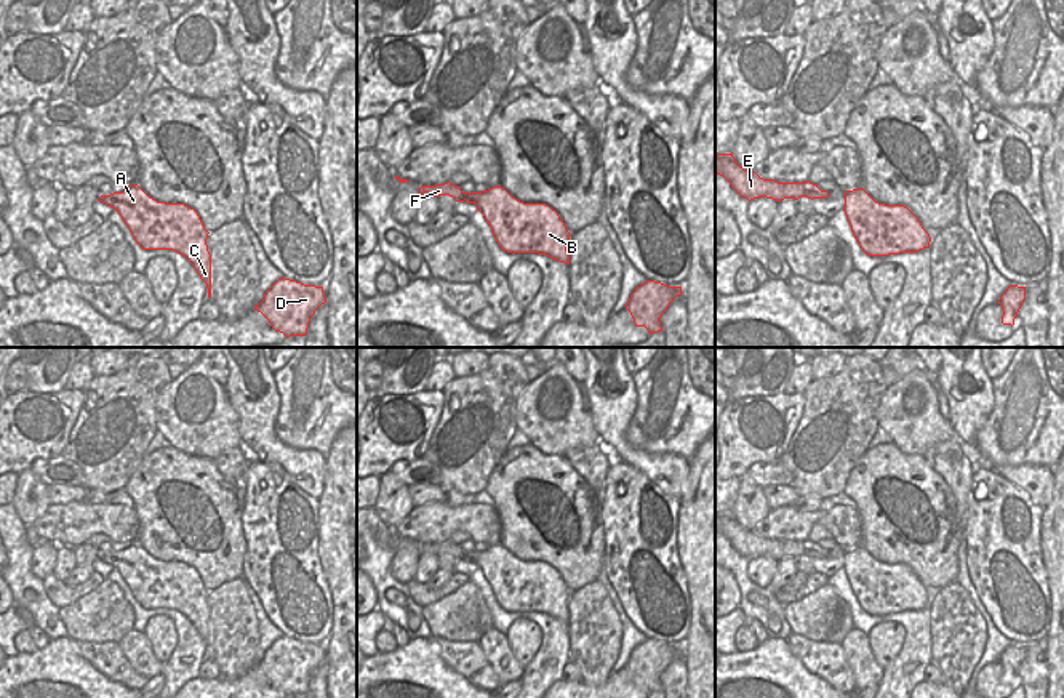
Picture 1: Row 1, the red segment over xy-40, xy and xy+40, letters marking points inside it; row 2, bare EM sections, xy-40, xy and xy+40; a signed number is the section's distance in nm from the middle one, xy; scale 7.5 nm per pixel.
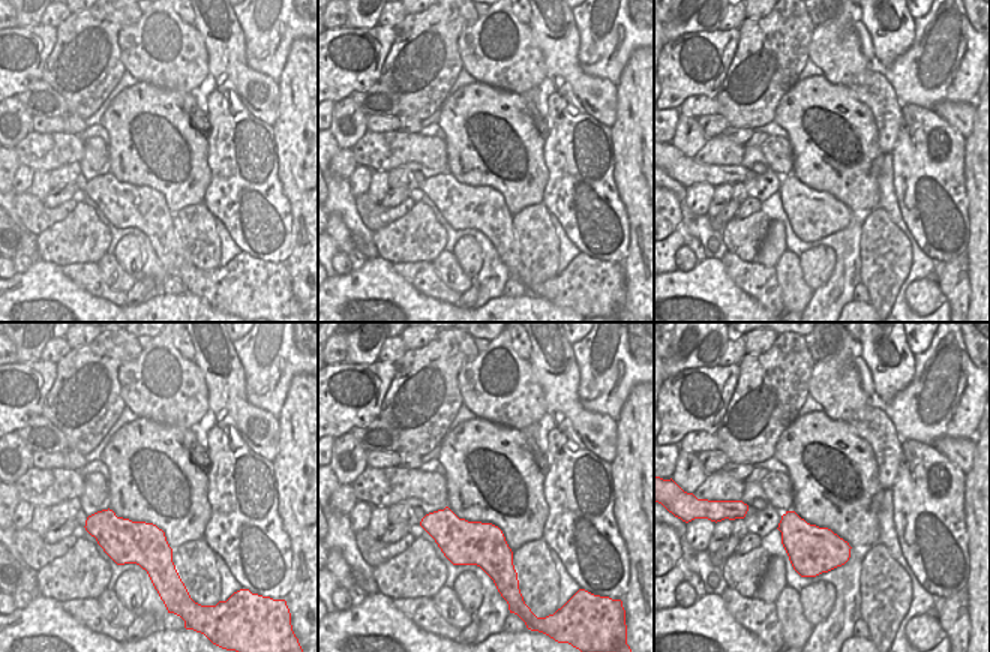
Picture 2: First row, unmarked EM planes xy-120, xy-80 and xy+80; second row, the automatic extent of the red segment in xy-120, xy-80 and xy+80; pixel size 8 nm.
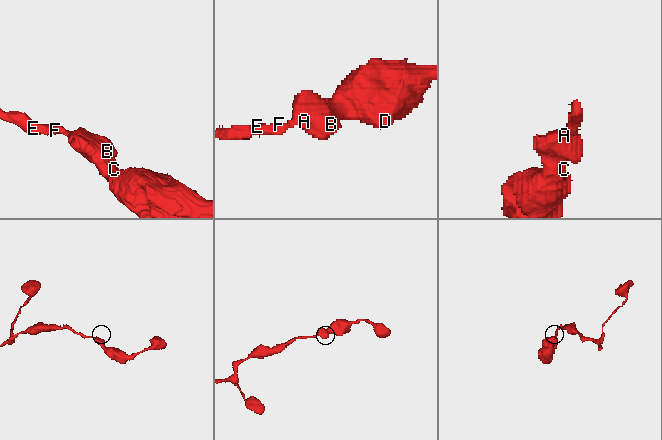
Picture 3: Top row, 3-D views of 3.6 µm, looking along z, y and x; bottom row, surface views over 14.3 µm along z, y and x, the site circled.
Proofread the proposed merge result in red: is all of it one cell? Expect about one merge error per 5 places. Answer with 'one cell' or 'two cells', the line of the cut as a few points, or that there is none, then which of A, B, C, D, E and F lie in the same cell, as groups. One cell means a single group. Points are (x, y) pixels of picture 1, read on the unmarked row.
one cell; no cut; A B C D E F

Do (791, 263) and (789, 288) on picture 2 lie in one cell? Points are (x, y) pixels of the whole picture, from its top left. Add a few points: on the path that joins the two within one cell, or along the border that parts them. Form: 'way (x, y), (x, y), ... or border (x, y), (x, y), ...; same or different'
way (789, 269), (789, 282); same

